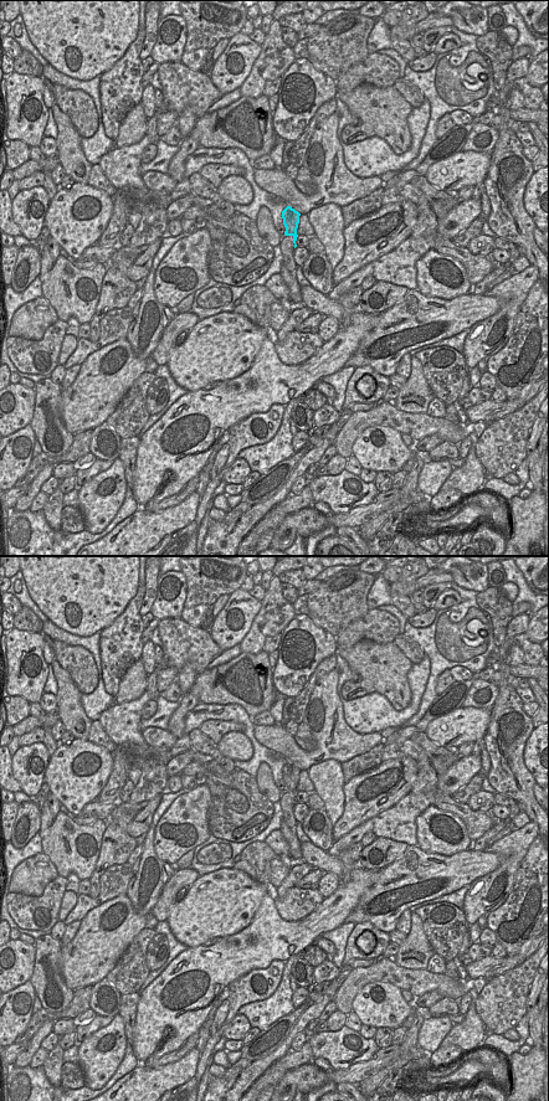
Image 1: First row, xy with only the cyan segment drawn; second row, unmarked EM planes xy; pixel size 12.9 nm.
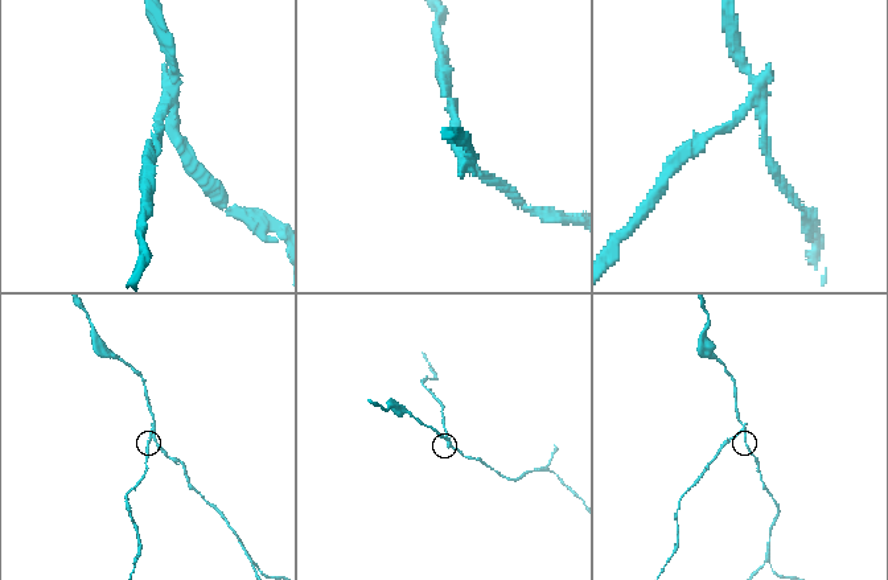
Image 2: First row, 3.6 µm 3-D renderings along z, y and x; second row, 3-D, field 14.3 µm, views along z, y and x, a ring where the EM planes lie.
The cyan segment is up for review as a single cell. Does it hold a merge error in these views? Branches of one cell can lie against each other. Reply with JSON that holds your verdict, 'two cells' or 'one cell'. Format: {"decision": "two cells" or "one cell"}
{"decision": "two cells"}

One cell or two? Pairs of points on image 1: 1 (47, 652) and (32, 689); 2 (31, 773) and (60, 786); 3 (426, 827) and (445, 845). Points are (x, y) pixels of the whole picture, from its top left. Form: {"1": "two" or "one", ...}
{"1": "two", "2": "two", "3": "one"}

